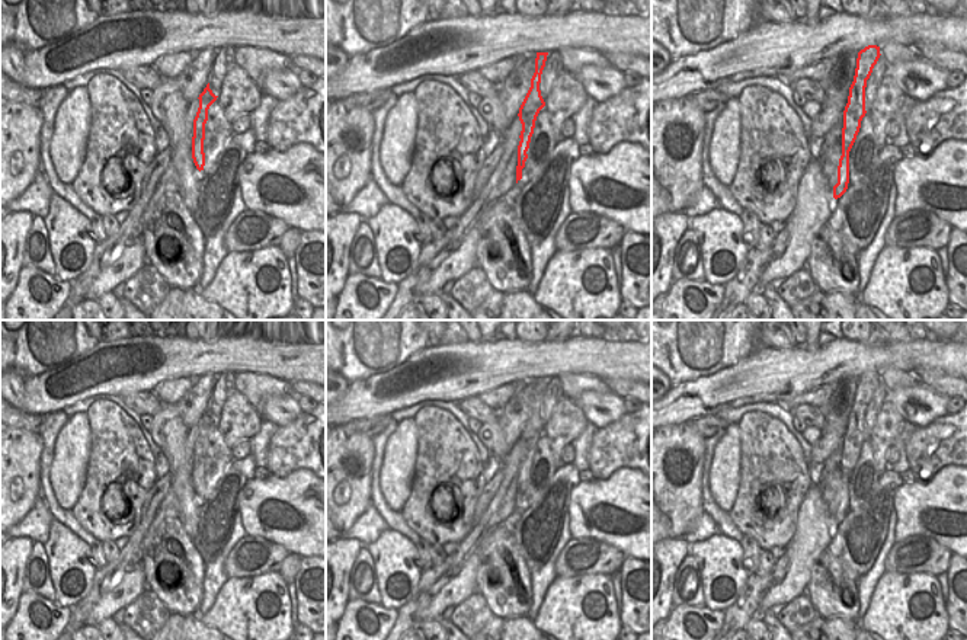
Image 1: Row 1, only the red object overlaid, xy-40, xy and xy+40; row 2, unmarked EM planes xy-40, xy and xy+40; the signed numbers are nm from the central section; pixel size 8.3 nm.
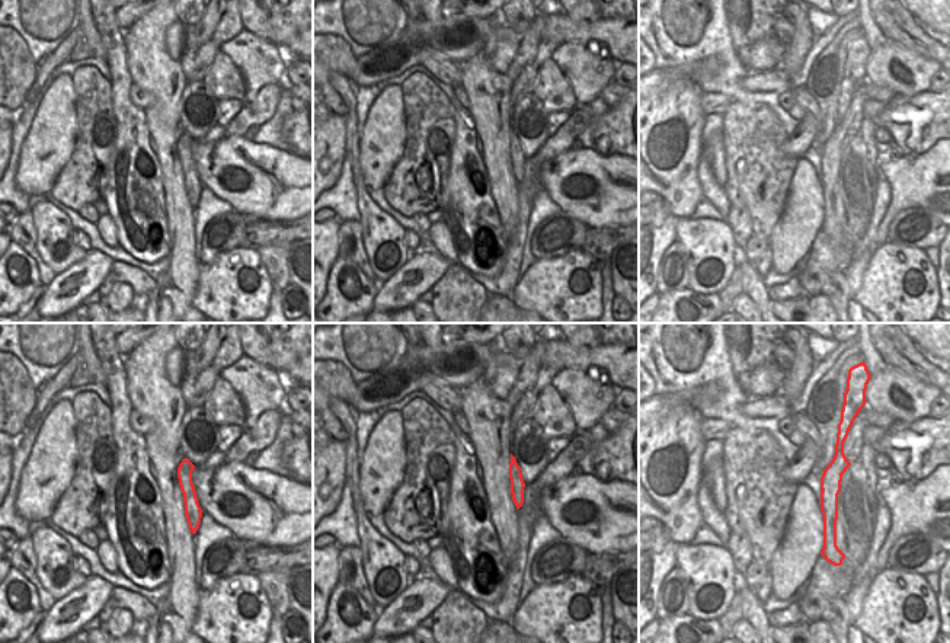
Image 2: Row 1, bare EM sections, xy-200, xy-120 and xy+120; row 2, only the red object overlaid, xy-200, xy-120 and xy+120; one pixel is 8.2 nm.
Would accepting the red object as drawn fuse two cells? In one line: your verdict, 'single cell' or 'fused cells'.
fused cells

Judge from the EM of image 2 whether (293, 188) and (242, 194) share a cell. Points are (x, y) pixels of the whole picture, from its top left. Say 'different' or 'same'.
same

